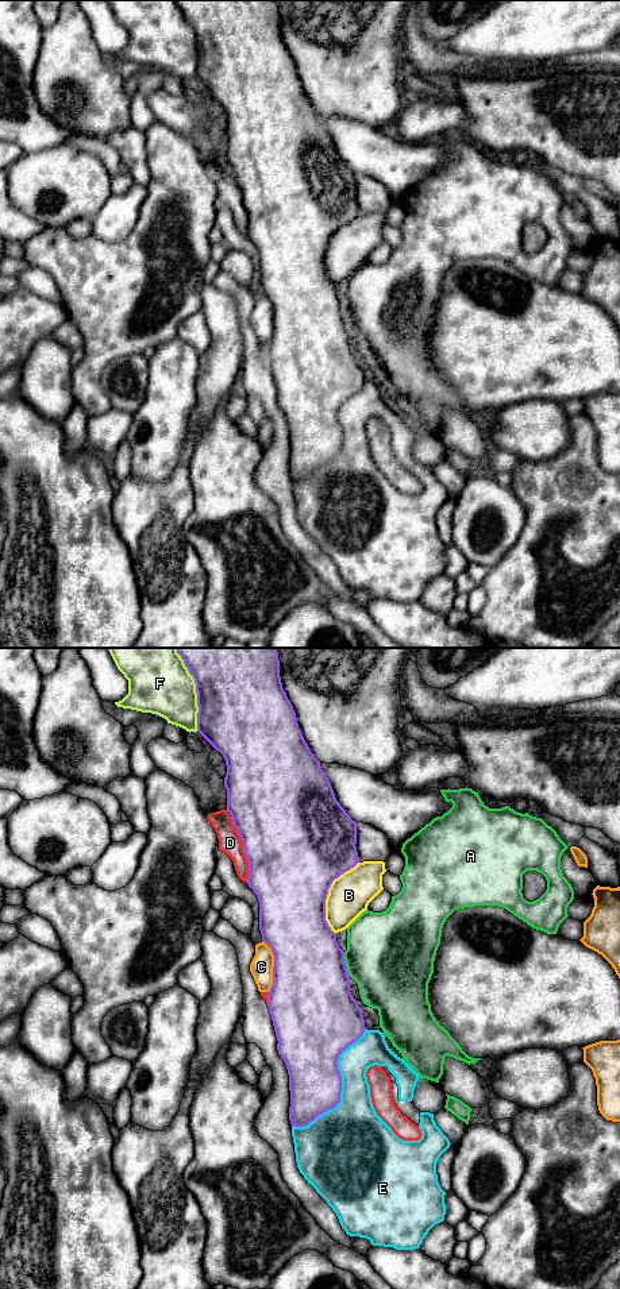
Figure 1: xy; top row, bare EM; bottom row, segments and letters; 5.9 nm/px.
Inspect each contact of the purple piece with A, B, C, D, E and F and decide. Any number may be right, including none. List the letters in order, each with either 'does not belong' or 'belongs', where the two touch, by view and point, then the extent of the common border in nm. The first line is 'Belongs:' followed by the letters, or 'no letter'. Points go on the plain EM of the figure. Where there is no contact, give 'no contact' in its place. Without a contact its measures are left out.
Belongs: no letter
A: does not belong; contact xy (345, 316); length 160 nm
B: does not belong; contact xy (327, 246); length 460 nm
C: does not belong; contact xy (273, 319); length 300 nm
D: does not belong; contact xy (243, 201); length 400 nm
E: does not belong; contact xy (341, 440); length 750 nm
F: does not belong; contact xy (196, 42); length 500 nm

